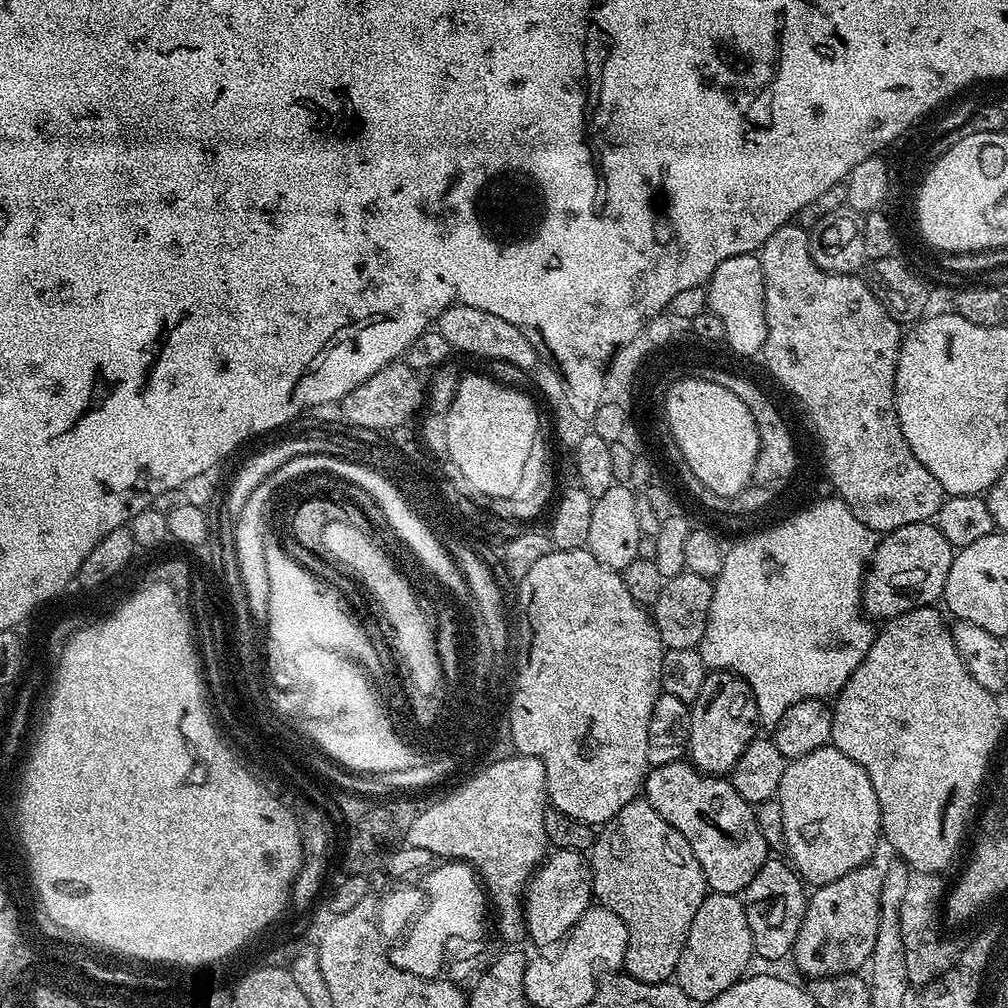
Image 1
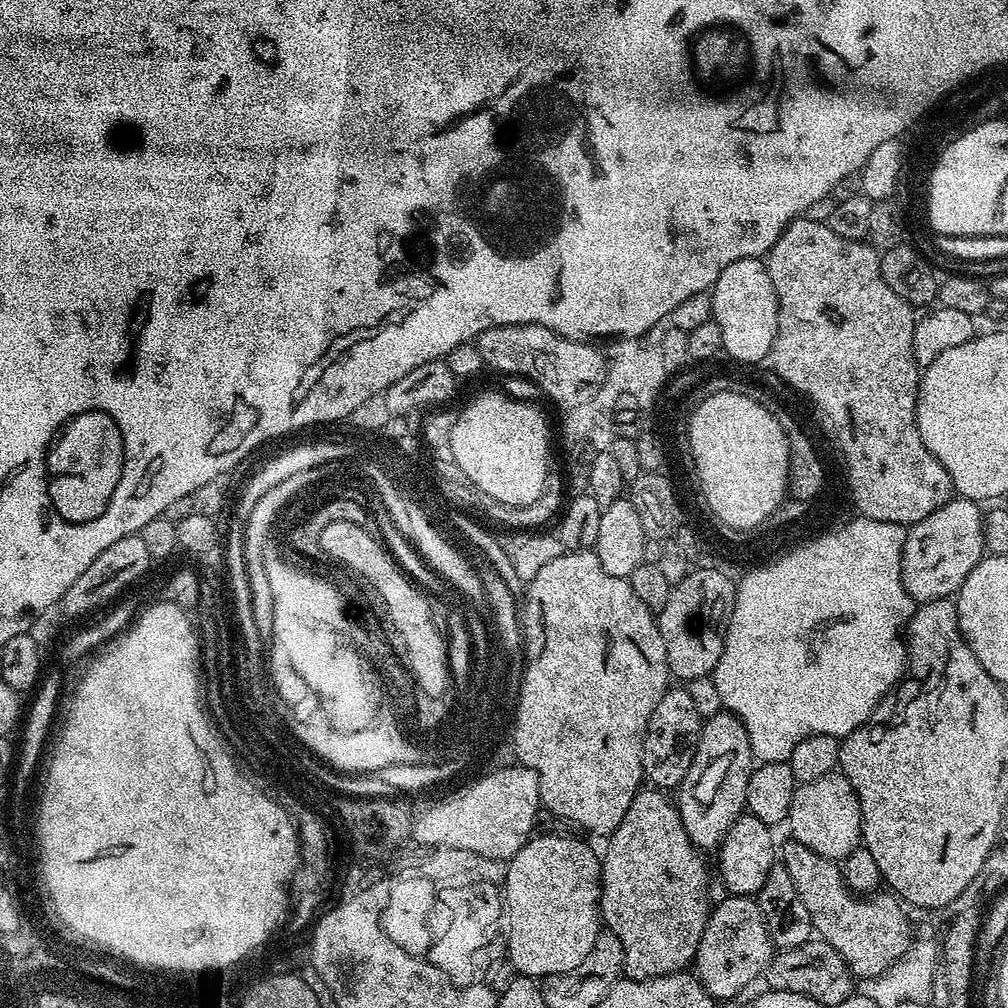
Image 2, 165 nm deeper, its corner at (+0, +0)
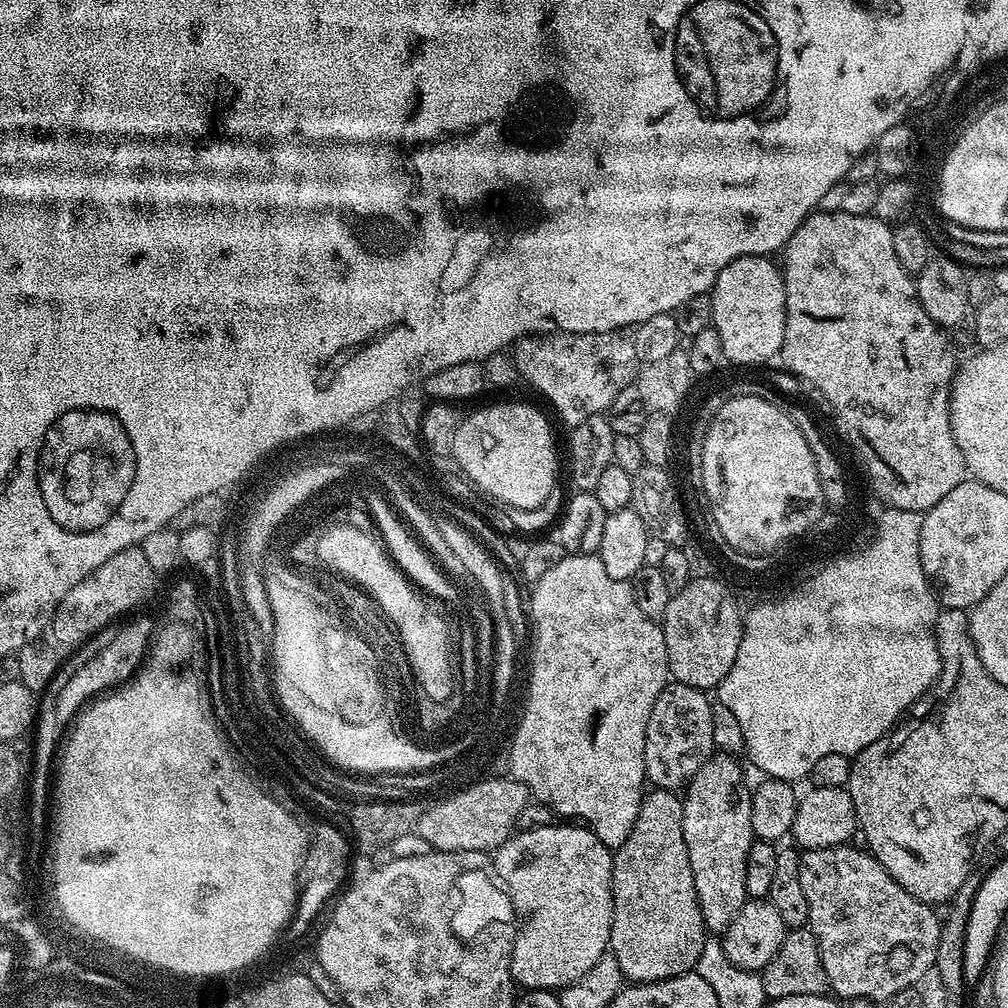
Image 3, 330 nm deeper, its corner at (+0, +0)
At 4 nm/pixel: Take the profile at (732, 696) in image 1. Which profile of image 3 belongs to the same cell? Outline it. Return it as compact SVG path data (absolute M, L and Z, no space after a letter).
M714 754L694 774L683 793L684 809L682 810L682 838L686 838L686 854L690 858L690 870L694 874L694 890L698 898L698 906L702 910L705 929L712 934L723 934L738 918L738 910L742 910L744 901L749 899L746 890L746 862L750 854L750 846L754 843L752 823L750 822L750 806L752 794L749 785L744 785L744 776L728 754Z

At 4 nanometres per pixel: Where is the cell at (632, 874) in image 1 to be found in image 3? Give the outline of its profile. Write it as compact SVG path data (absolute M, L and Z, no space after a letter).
M656 788L645 795L638 818L612 858L612 929L608 943L610 955L616 959L625 981L653 984L693 971L702 954L706 929L702 910L694 890L694 874L686 854L686 838L682 838L684 801L675 791Z

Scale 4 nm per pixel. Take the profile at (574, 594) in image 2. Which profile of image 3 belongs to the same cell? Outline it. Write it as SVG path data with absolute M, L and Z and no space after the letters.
M564 555L542 578L538 578L531 585L532 600L530 596L530 657L536 661L536 672L532 672L530 692L527 694L526 703L522 709L522 715L515 725L510 736L512 746L507 749L508 759L506 767L509 768L511 779L516 780L522 786L528 788L529 793L539 803L552 809L560 818L575 818L592 829L602 843L610 849L617 849L626 842L634 822L638 818L638 810L646 795L646 777L644 774L644 747L646 746L646 726L650 722L650 710L654 710L654 702L658 694L669 683L668 655L666 654L666 638L663 627L657 621L652 620L638 606L638 602L632 593L632 585L627 580L610 578L606 574L606 566L602 566L599 555L574 556Z

